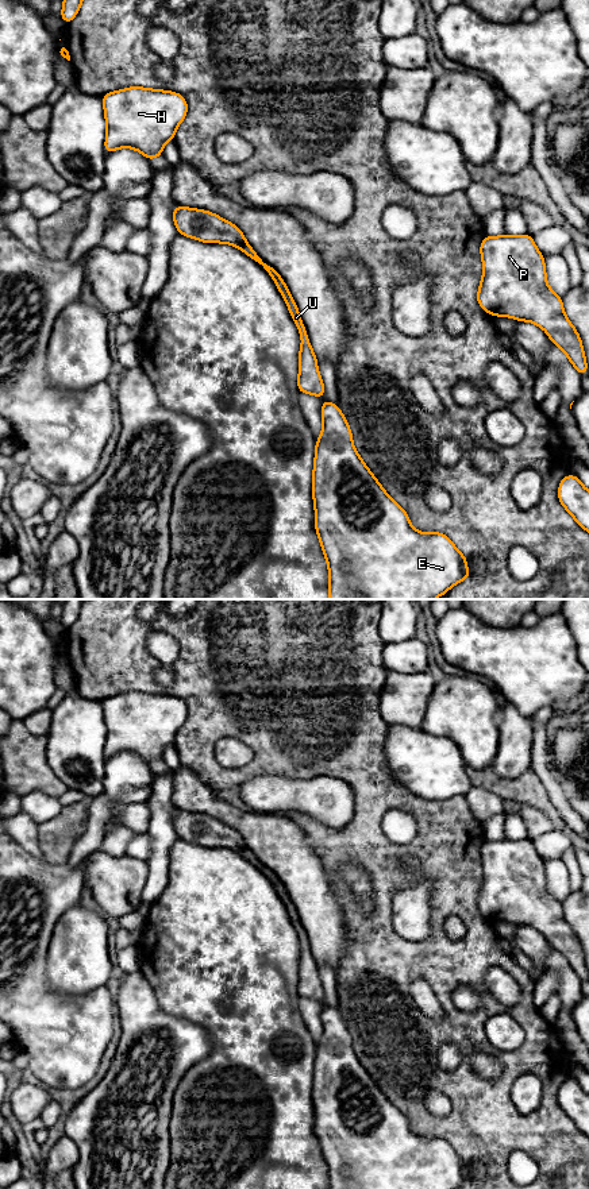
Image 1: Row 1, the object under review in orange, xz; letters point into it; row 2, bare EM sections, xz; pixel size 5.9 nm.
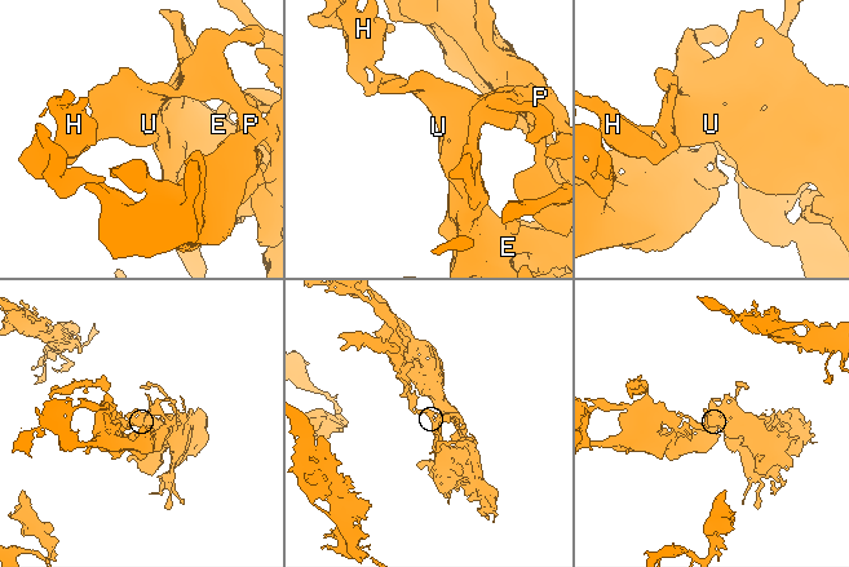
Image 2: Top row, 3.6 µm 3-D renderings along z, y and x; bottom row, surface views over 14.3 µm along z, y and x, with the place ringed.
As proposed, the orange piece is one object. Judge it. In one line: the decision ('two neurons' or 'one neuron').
one neuron

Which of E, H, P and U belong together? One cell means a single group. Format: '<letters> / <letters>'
E H P U

